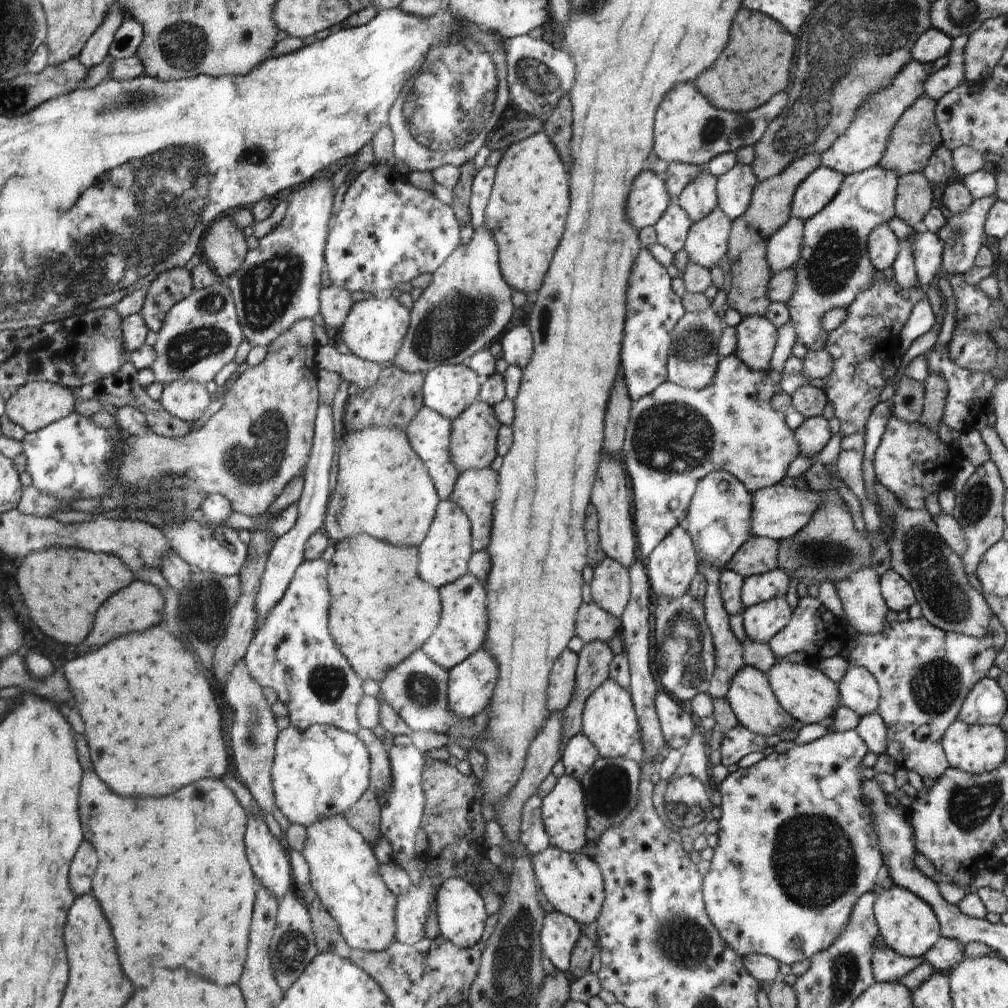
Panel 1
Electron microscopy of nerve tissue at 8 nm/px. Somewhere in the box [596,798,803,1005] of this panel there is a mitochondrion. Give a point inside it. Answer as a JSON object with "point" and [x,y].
{"point":[684,943]}

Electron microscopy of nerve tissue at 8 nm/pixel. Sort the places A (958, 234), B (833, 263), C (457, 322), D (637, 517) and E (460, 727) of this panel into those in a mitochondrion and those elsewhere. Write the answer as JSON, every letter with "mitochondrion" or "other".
{"A":"mitochondrion","B":"mitochondrion","C":"mitochondrion","D":"other","E":"other"}

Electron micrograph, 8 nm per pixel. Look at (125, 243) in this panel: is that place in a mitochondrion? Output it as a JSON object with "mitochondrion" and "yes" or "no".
{"mitochondrion":"yes"}

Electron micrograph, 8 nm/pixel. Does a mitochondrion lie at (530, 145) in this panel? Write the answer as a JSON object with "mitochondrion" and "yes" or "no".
{"mitochondrion":"no"}

